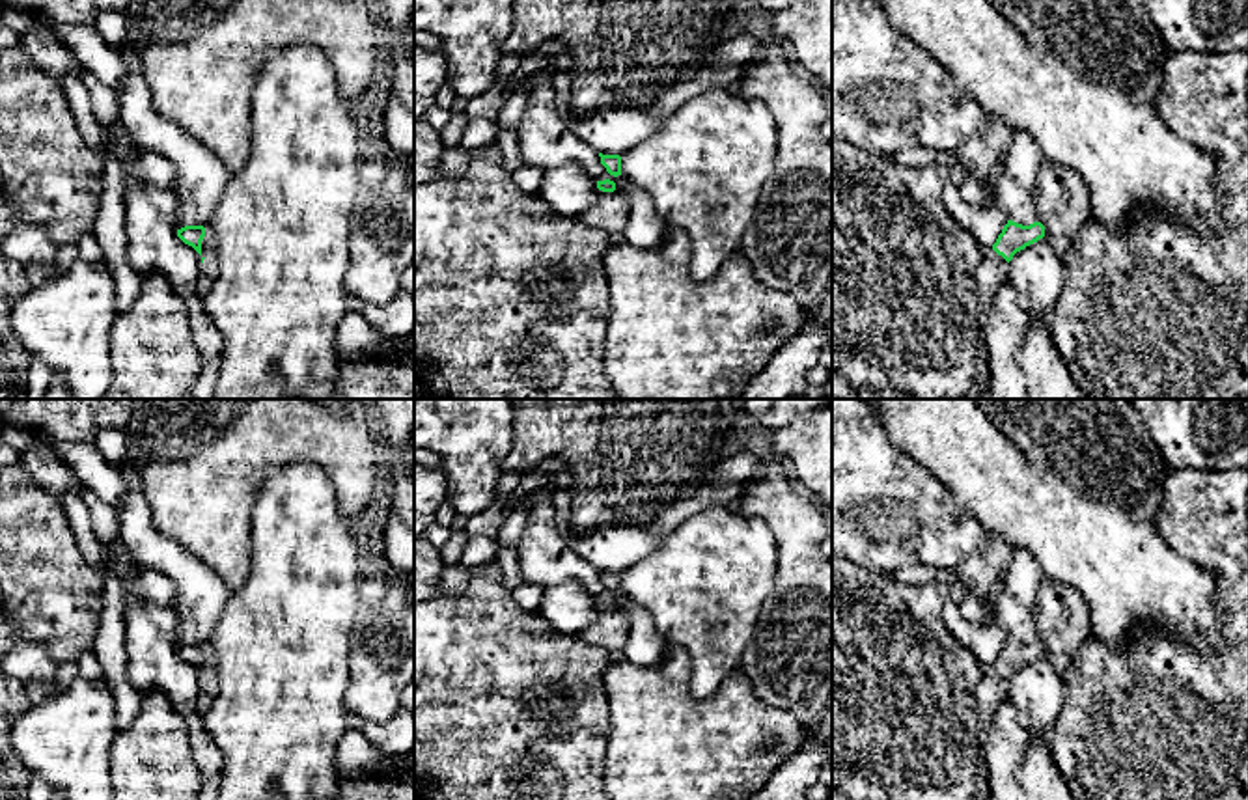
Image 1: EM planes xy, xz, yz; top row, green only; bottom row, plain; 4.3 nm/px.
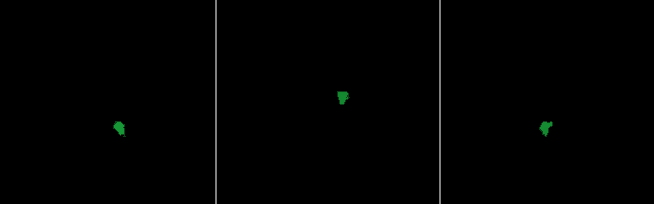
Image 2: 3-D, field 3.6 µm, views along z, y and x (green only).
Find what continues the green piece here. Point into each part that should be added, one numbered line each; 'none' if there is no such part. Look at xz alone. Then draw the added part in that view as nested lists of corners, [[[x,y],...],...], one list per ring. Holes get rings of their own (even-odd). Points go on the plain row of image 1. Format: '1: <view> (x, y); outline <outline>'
1: xz (610, 627); outline [[[599,608],[599,615],[595,617],[595,621],[575,636],[584,643],[599,645],[604,651],[612,653],[616,658],[619,658],[629,630],[631,625],[623,612],[616,608]]]

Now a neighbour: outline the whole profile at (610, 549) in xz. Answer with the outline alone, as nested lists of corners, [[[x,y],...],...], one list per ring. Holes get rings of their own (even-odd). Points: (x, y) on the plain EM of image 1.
[[[567,489],[554,490],[552,507],[556,526],[569,546],[603,572],[621,572],[664,539],[662,533],[632,526],[604,526],[586,535],[575,533],[569,522],[571,492]]]

